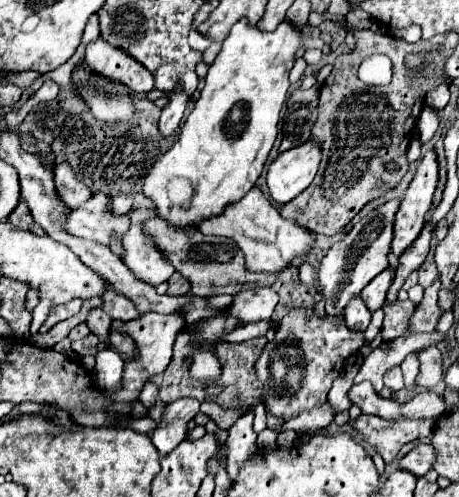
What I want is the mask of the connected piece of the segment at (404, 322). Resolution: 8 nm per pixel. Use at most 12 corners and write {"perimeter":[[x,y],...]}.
{"perimeter":[[384,303],[382,337],[396,339],[410,327],[416,305]]}

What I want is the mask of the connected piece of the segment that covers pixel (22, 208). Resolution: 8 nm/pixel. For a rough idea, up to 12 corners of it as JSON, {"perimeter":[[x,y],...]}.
{"perimeter":[[24,199],[10,213],[6,223],[16,229],[30,231],[34,217]]}

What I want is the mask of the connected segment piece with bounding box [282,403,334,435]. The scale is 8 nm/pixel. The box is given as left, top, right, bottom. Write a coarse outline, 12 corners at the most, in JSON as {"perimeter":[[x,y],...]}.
{"perimeter":[[330,405],[302,411],[282,423],[296,435],[328,427],[334,419]]}

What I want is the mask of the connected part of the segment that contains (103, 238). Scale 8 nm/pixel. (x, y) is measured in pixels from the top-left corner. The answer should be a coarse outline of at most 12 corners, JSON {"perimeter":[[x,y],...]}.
{"perimeter":[[104,193],[74,209],[66,229],[84,239],[122,243],[132,225]]}

